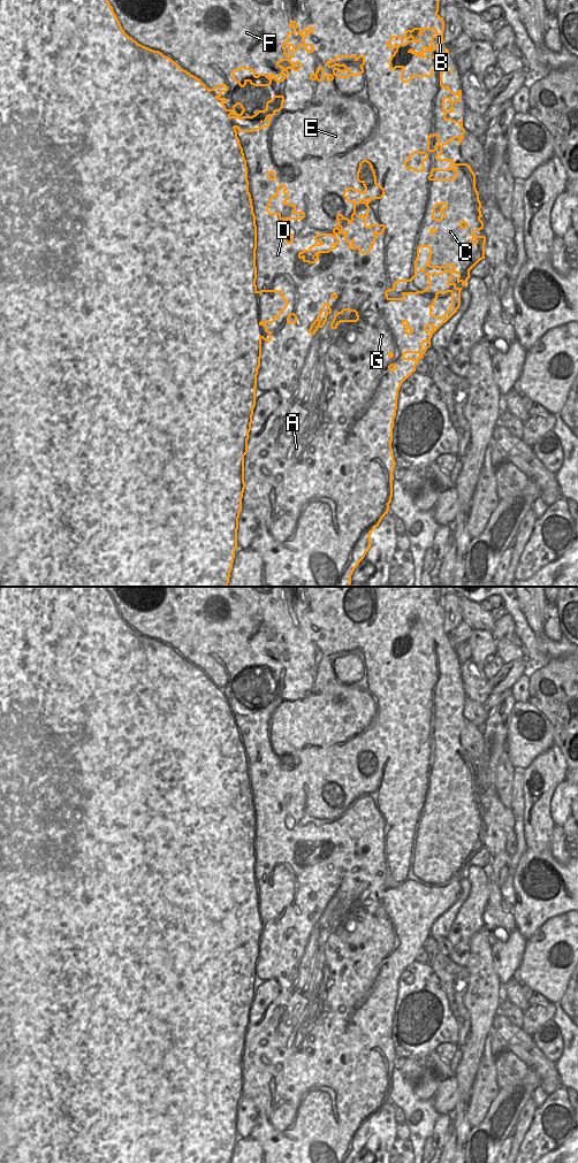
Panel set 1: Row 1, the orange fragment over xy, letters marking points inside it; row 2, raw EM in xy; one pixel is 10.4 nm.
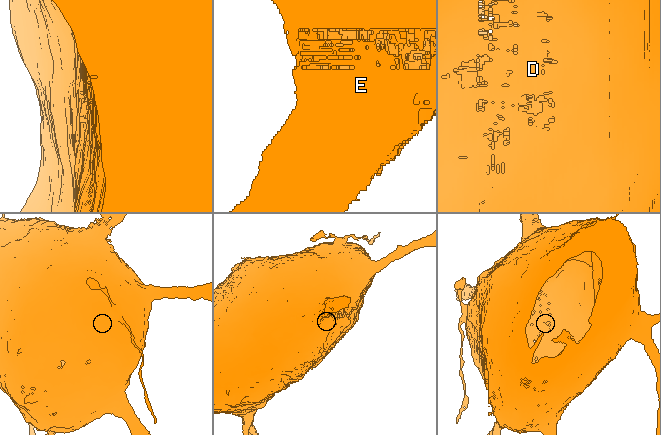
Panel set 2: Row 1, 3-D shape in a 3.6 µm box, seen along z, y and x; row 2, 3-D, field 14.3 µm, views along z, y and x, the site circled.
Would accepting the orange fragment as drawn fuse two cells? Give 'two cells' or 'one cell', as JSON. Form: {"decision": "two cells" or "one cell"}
{"decision": "one cell"}

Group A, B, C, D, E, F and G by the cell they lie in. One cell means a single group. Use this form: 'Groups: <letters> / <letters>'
Groups: A B C D E F G

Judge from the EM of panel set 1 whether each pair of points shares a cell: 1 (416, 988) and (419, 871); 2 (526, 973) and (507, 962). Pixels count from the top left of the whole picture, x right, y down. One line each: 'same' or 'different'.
1: different
2: different

